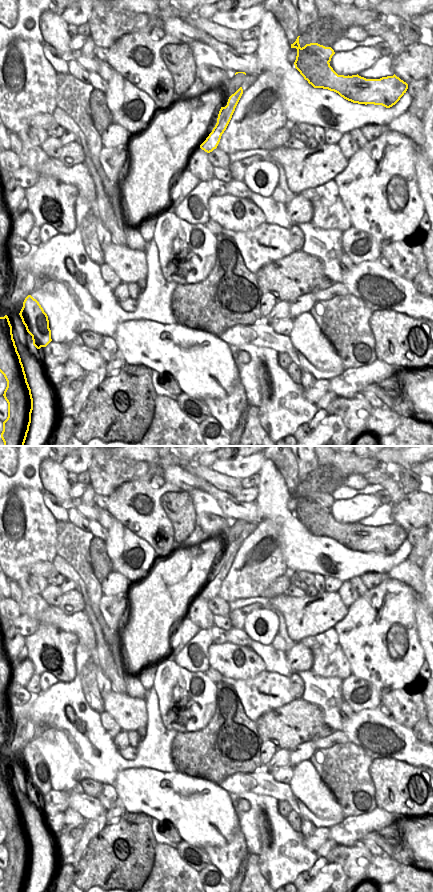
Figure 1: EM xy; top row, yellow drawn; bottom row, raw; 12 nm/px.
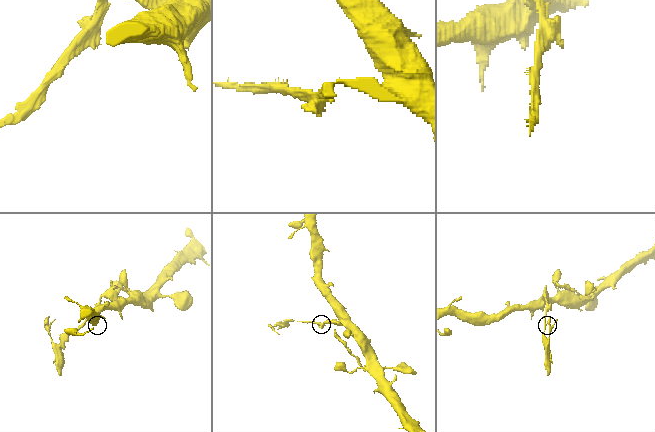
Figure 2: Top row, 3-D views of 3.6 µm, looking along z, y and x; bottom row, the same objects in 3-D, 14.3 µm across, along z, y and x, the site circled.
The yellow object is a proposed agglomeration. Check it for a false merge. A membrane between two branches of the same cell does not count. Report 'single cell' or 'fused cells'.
fused cells

